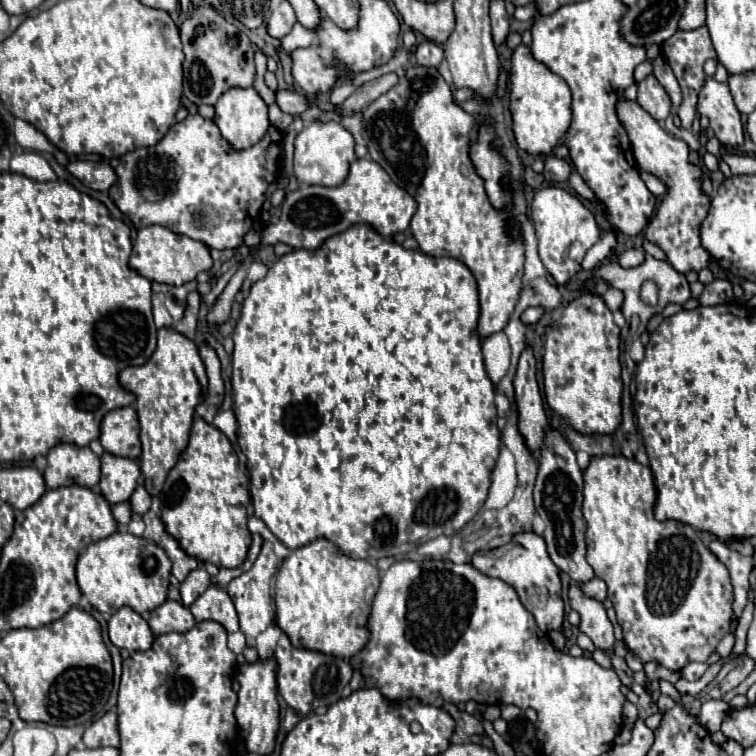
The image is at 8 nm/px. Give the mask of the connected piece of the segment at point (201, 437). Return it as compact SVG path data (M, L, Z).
M195 417L189 445L161 489L161 521L165 531L197 561L209 561L217 567L239 567L251 545L247 529L249 501L249 477L239 469L239 457L231 441L207 421Z

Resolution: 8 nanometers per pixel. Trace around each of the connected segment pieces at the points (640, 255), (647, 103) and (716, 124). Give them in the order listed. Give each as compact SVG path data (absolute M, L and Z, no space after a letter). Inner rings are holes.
M627 249L621 253L619 257L619 265L621 267L637 267L645 261L645 253L639 251L639 249Z
M647 75L639 85L639 95L637 95L637 103L657 121L667 119L669 111L671 111L671 99L667 95L667 91L663 89L663 85L659 85L659 81L653 75Z
M705 77L705 85L699 91L697 111L701 117L709 119L709 127L723 145L741 145L743 143L743 123L741 115L735 109L733 97L725 83L717 83L713 77Z

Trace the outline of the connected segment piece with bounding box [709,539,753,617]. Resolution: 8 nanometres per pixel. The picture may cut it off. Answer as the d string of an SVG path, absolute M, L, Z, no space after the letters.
M711 541L709 549L717 555L717 559L729 569L731 573L731 583L735 589L735 603L733 603L733 617L739 617L745 603L747 603L747 591L749 591L749 573L753 569L753 559L745 557L733 549L729 549L721 541Z

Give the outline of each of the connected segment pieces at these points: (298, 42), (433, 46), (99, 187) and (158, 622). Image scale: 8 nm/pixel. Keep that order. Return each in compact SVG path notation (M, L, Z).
M295 23L291 33L287 33L287 37L281 39L281 45L287 53L291 53L297 47L307 47L307 45L313 45L313 43L315 43L315 33L307 27L299 25L299 23Z
M421 41L415 49L415 59L425 67L439 67L443 61L443 49L433 41Z
M71 161L65 169L85 187L95 191L107 191L117 181L115 171L107 161Z
M169 599L163 605L159 605L157 609L145 613L143 617L155 635L171 633L171 631L183 633L183 631L189 631L195 627L195 617L191 615L191 611L185 605L181 605L177 601L169 601Z

